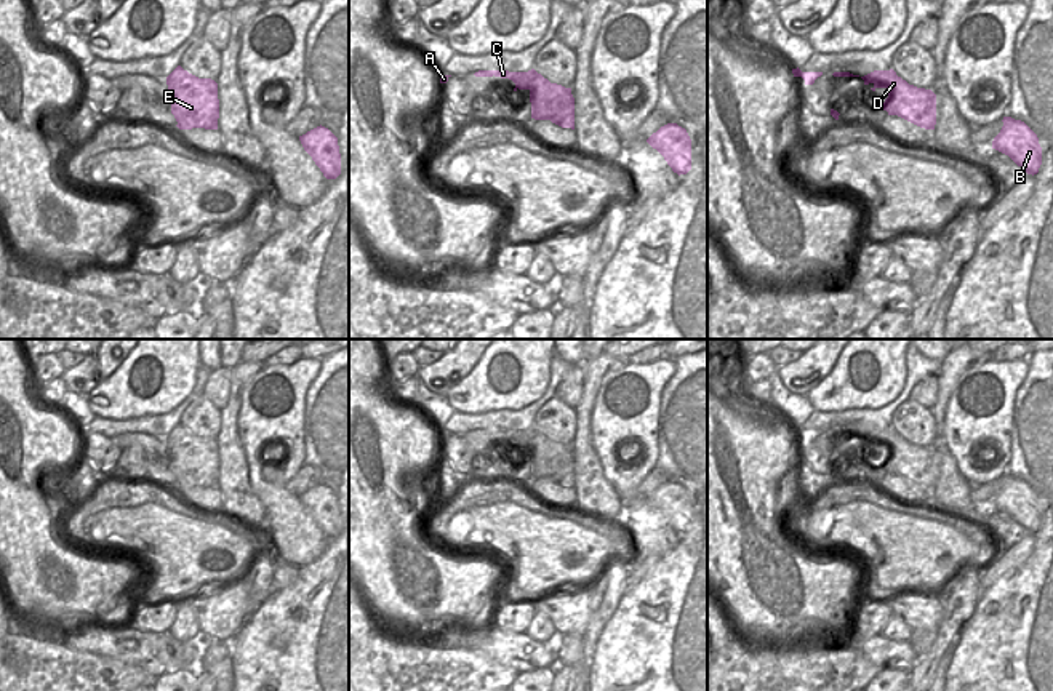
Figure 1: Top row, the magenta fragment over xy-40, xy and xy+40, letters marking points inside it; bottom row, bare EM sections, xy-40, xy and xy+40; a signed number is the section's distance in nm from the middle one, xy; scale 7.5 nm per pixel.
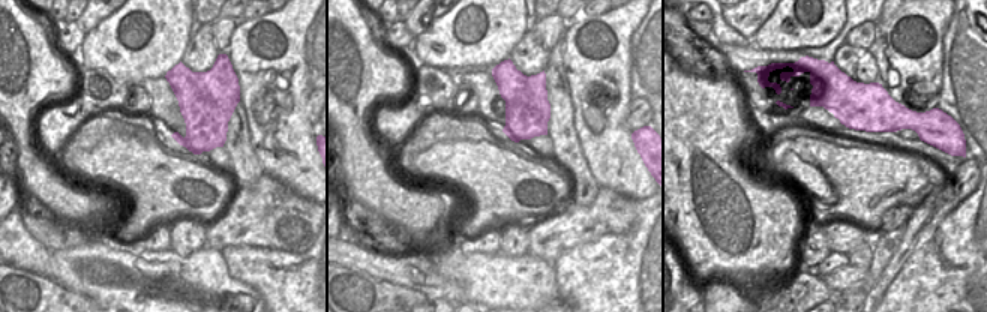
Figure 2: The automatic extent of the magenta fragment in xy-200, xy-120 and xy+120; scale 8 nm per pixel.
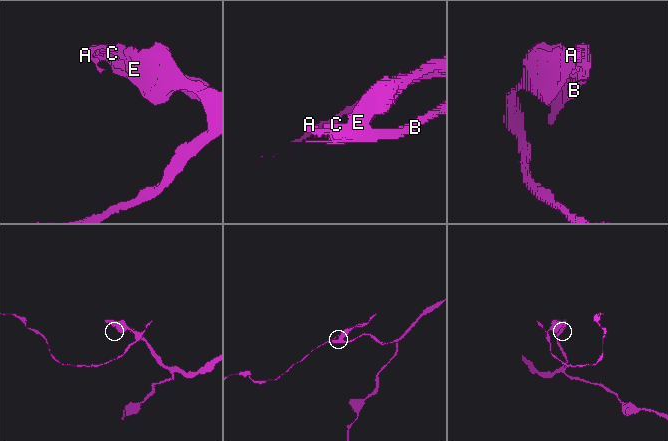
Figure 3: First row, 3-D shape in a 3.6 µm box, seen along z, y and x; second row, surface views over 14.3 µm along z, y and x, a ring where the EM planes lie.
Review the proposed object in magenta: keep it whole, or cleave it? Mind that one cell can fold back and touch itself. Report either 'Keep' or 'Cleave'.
Cleave

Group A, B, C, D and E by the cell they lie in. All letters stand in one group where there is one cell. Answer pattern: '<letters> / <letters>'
A B C D / E

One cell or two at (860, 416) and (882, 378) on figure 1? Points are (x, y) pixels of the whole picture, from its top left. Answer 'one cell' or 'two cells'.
two cells

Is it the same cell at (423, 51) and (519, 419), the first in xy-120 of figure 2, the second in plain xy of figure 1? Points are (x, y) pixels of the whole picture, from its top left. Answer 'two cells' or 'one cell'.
two cells

